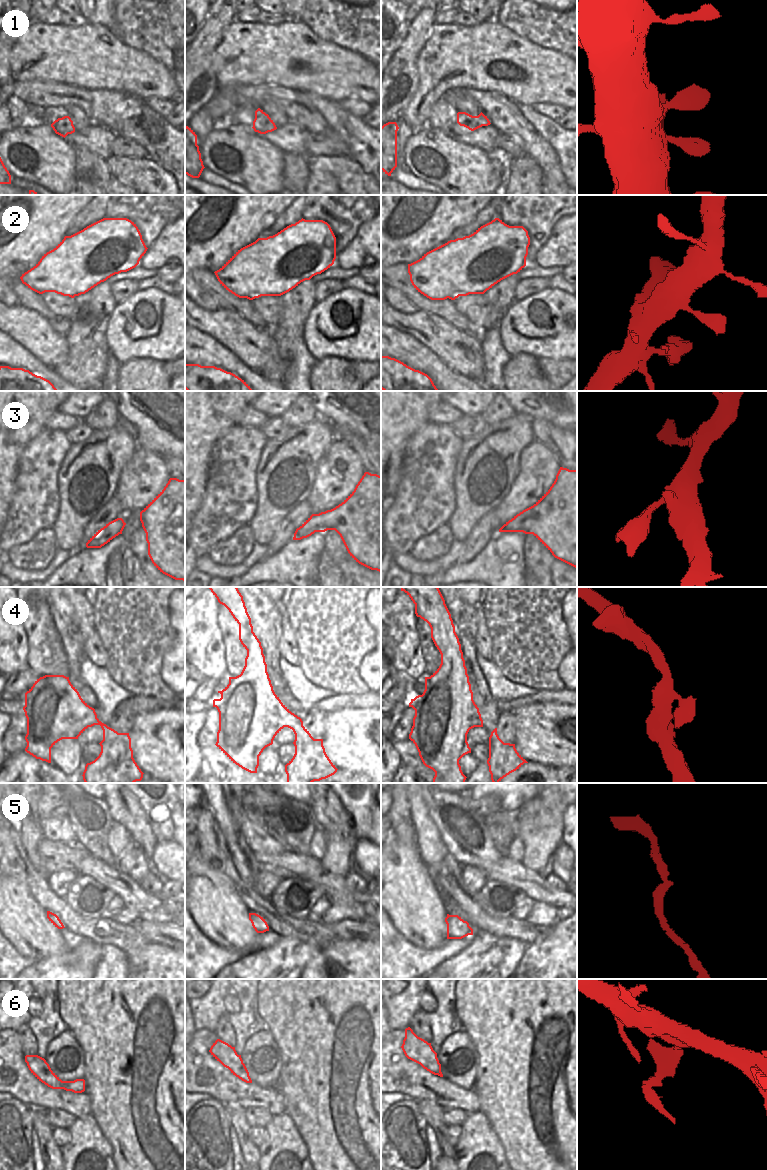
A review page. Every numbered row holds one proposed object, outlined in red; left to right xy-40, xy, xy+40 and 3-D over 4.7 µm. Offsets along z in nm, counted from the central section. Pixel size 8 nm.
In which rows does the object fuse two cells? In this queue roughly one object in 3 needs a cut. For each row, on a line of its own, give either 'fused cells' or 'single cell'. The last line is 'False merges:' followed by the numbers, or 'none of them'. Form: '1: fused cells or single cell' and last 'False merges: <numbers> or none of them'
1: single cell
2: single cell
3: single cell
4: single cell
5: single cell
6: fused cells
False merges: 6

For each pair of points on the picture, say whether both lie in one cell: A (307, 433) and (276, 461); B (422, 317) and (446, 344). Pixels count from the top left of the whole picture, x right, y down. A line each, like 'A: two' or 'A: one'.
A: one
B: one

